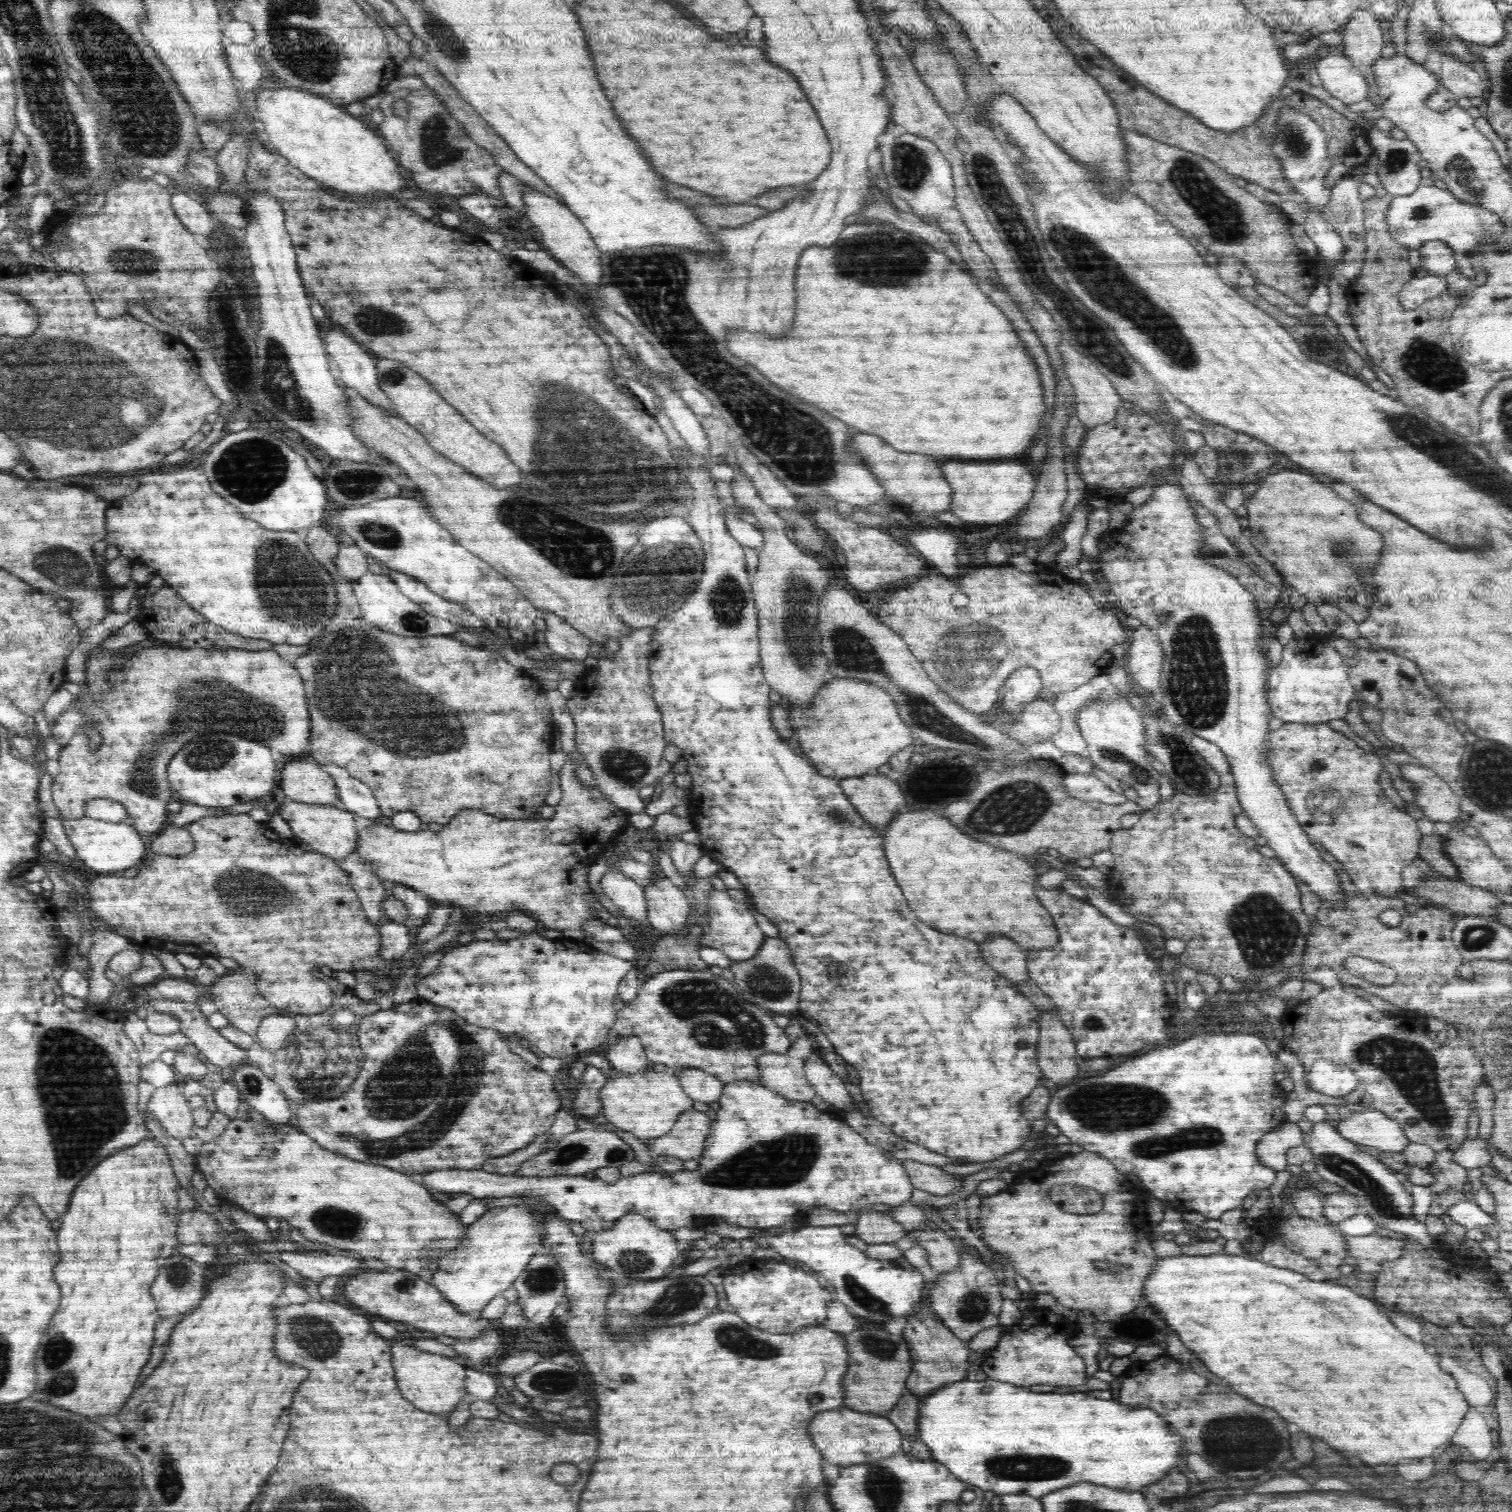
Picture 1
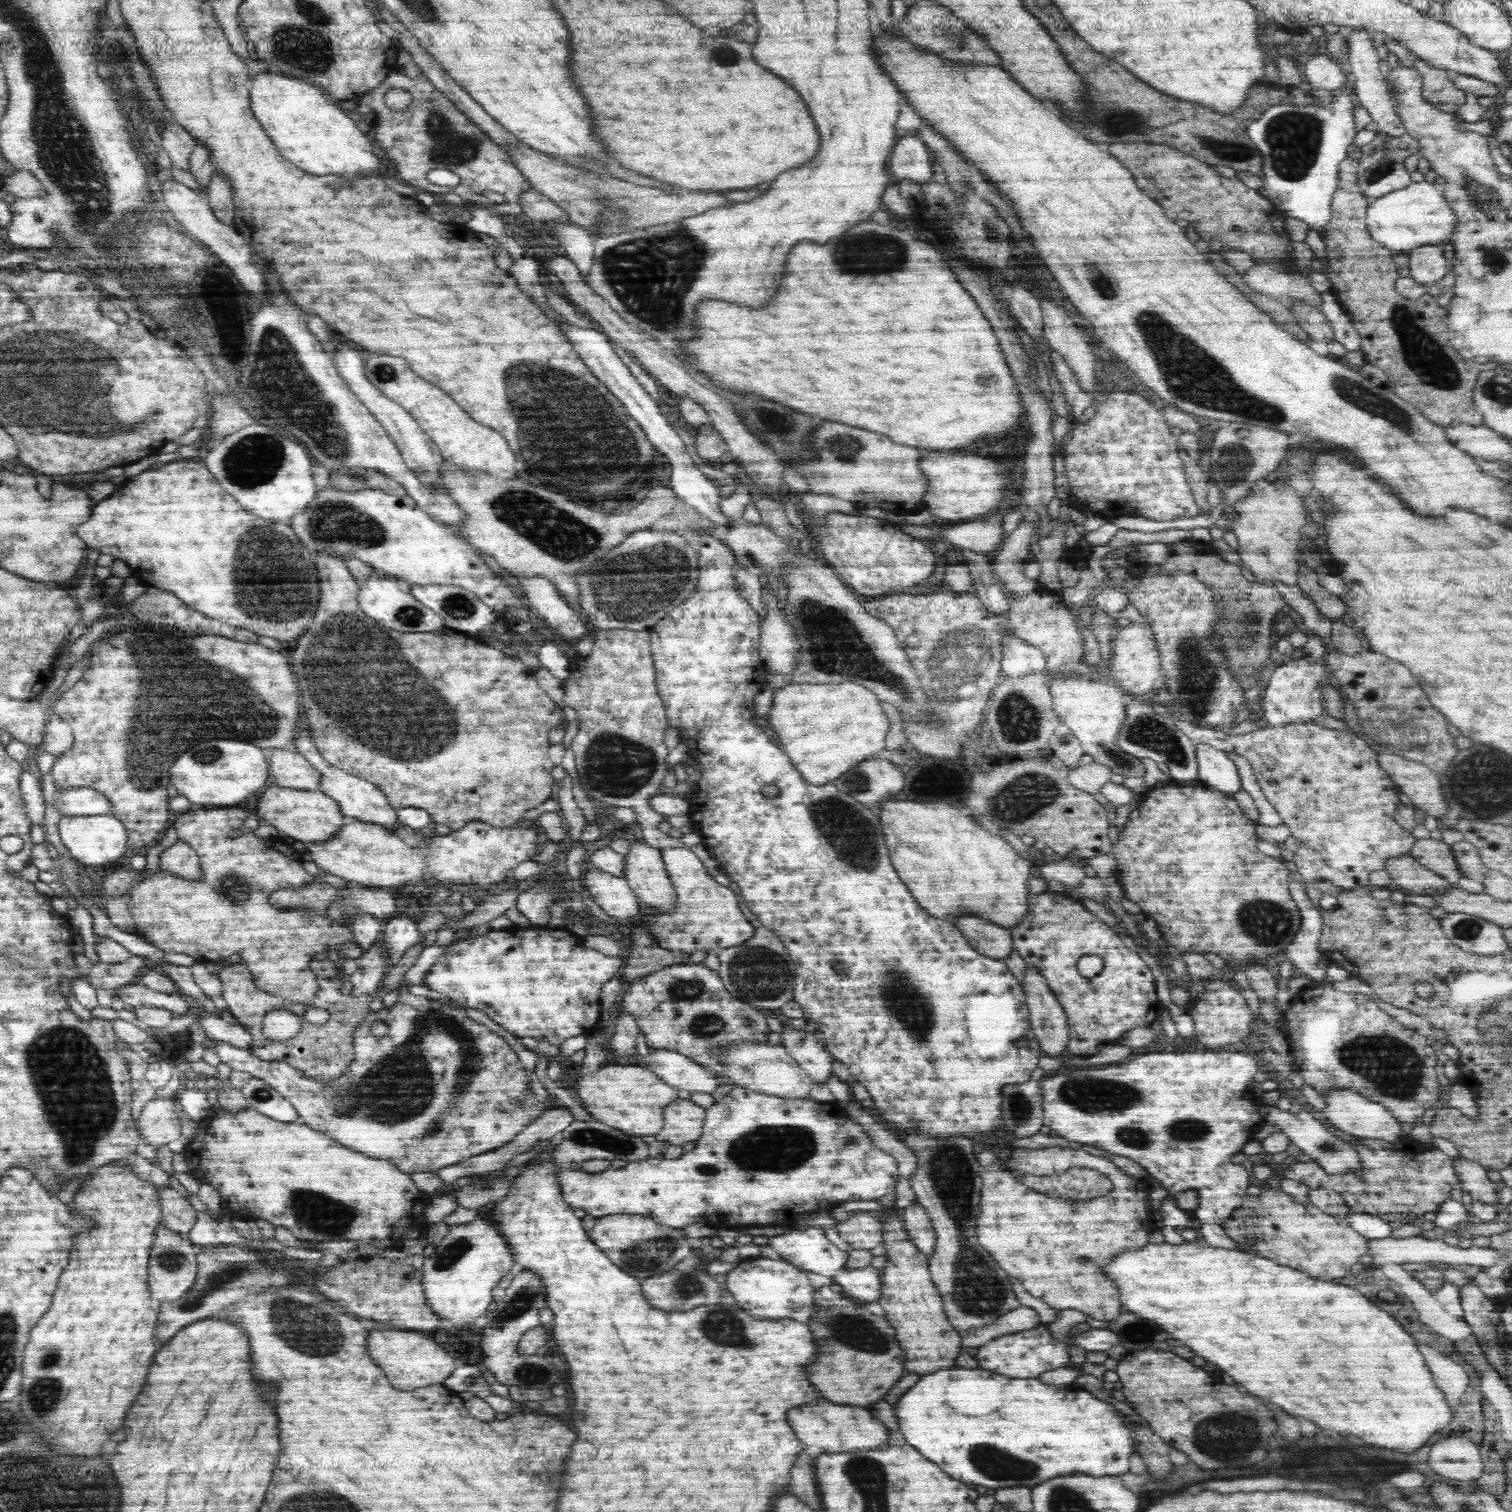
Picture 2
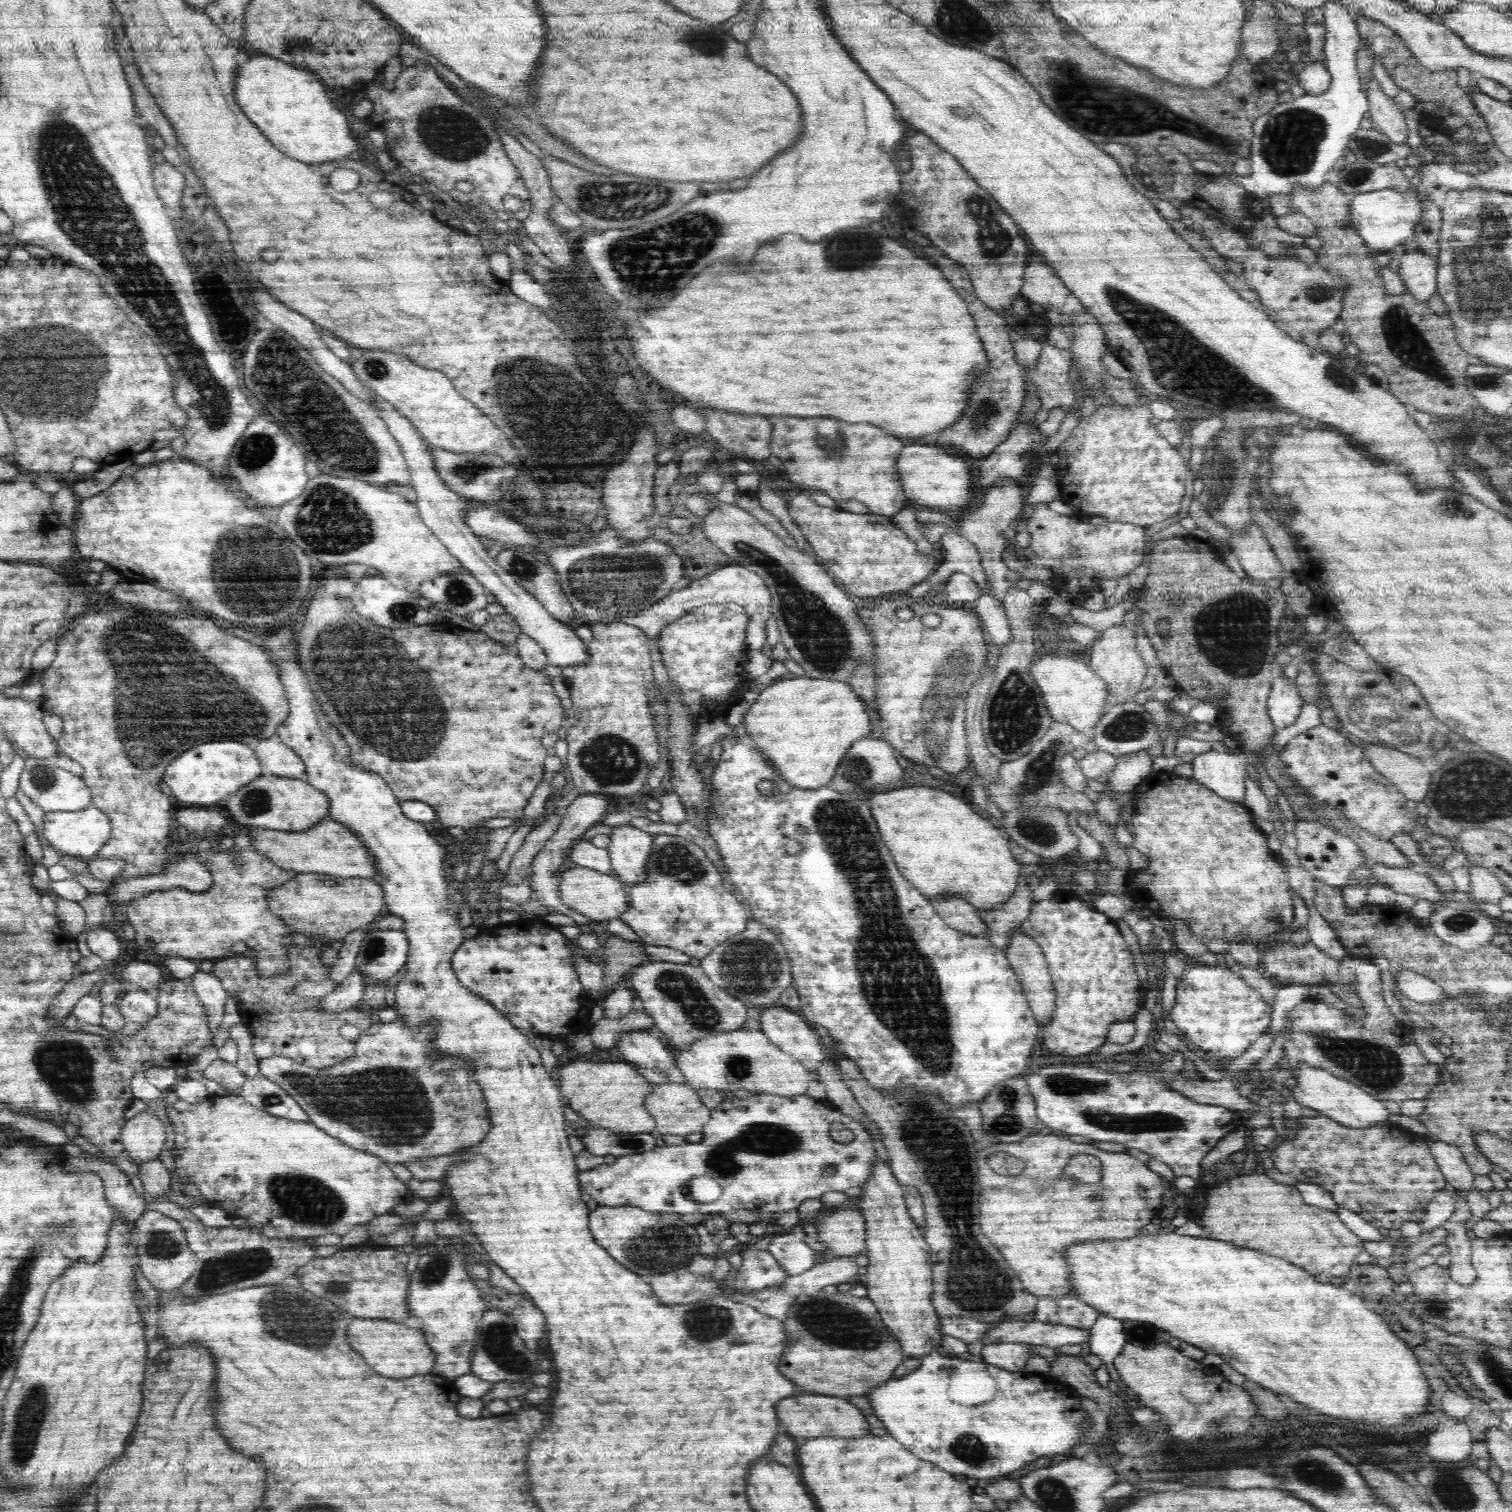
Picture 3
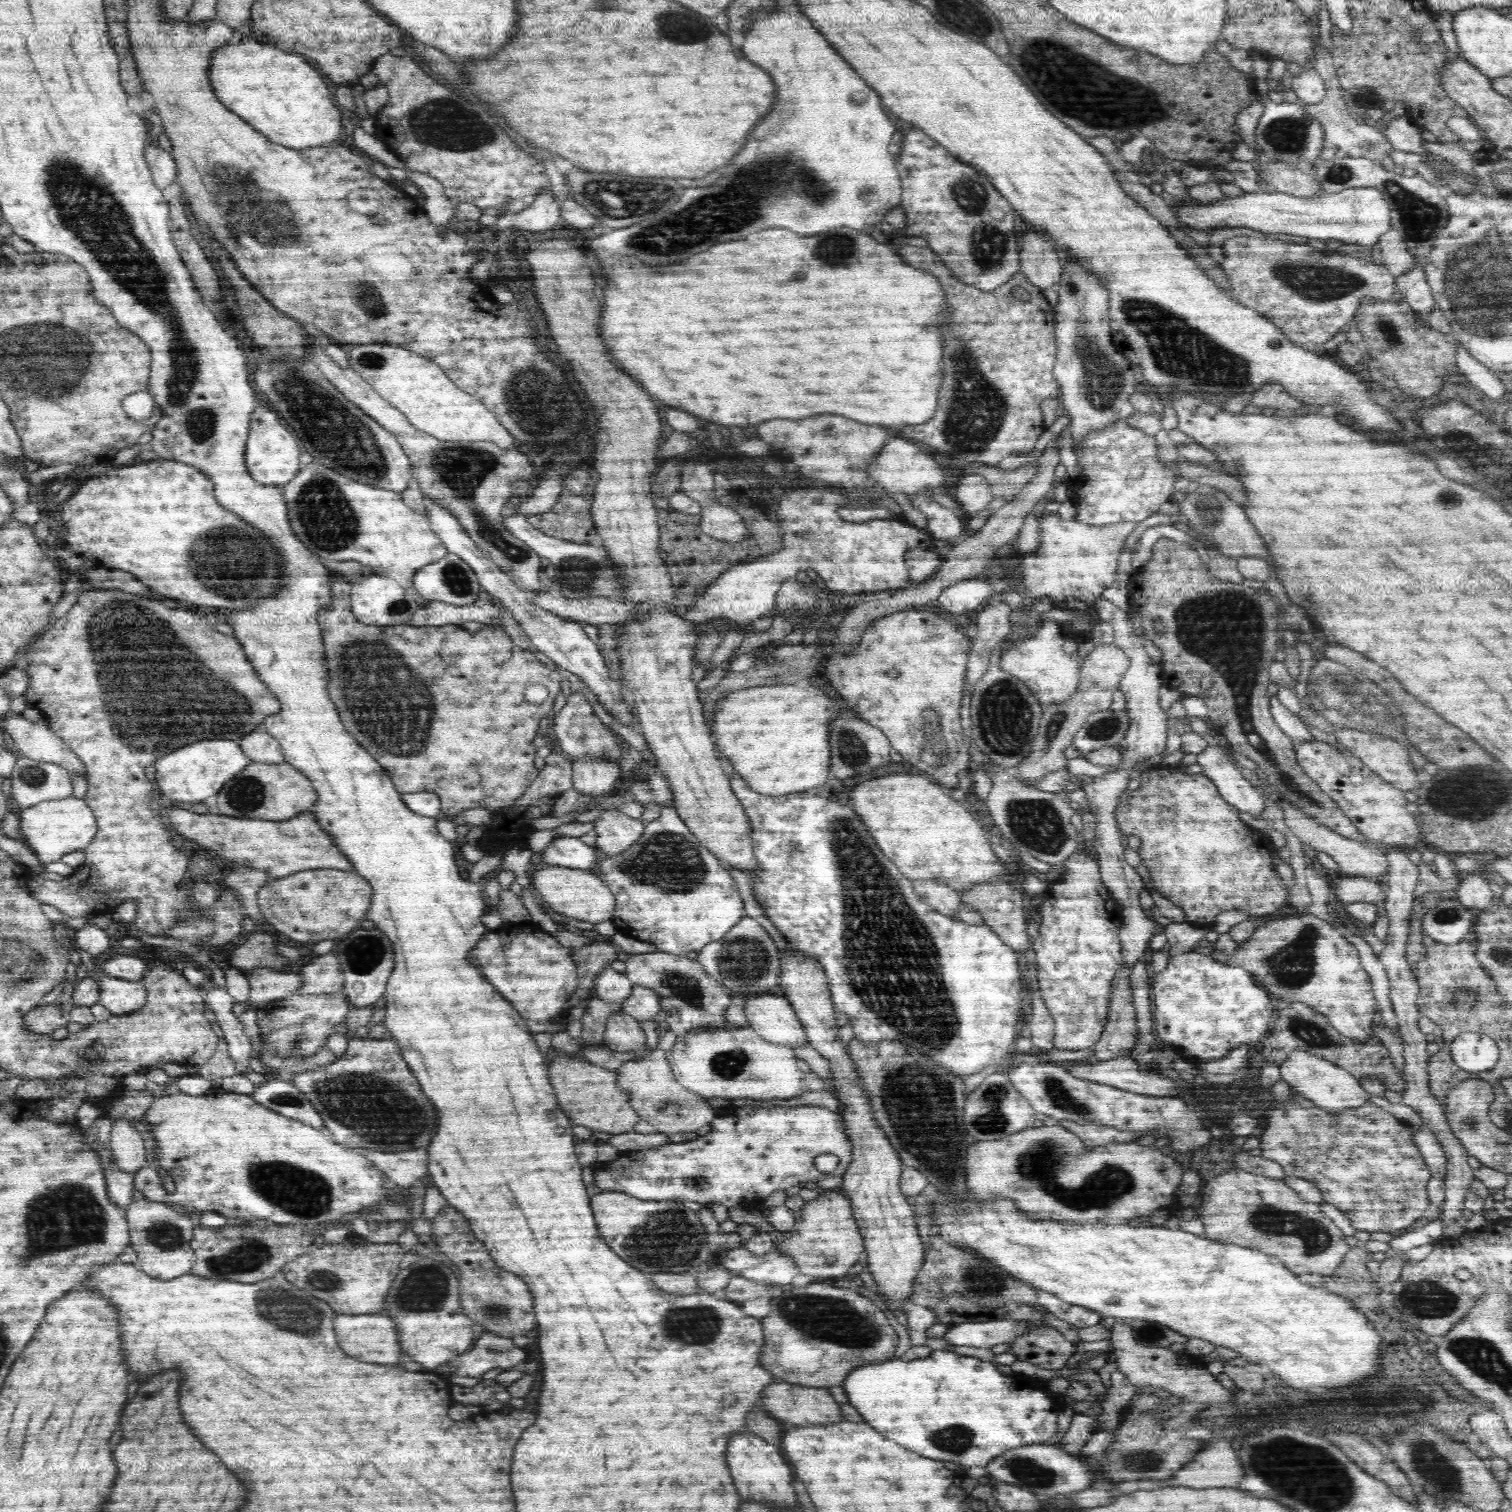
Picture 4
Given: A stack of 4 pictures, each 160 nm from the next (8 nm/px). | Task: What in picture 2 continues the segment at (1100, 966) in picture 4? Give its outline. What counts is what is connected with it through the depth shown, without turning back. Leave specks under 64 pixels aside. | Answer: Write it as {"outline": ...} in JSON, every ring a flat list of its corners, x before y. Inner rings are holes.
{"outline":[[1059,892,1029,893,1028,914,1018,926,1010,930,1015,950,1027,966,1037,968,1040,976,1046,978,1048,987,1065,1010,1068,1021,1068,1052,1080,1056,1098,1054,1106,1046,1116,1044,1116,1040,1120,1040,1124,1032,1140,1026,1149,1027,1156,1022,1163,1005,1156,995,1155,978,1149,960,1139,952,1127,948,1114,930,1088,911,1082,902],[1091,954,1102,958,1104,970,1092,978,1086,978,1078,973,1076,964,1082,956]]}

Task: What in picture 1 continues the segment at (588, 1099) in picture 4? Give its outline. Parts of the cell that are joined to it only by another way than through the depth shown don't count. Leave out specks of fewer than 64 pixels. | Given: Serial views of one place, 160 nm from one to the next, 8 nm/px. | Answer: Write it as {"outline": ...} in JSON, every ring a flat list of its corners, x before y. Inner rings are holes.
{"outline":[[651,1069,632,1076,618,1076,606,1082,606,1086,602,1086,599,1091,602,1120,621,1130,632,1132,642,1140,660,1138,666,1134,676,1124,676,1118,693,1108,694,1104,694,1100,682,1089,674,1072,657,1074]]}

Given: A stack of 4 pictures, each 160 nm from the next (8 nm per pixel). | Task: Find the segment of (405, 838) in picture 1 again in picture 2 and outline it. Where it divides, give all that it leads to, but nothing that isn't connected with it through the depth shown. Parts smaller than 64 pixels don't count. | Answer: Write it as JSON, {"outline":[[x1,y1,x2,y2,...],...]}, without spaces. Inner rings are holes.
{"outline":[[356,821,341,826,341,830,326,844,312,844,310,856,319,868,359,885,380,887,387,890,422,879,441,886,476,886,484,892,500,892,508,889,510,880,506,874,518,864,534,860,540,854,540,836,536,826,528,828,497,828,480,821,470,821,460,830,447,836,424,839,424,844,409,845,398,834,389,833,380,825]]}

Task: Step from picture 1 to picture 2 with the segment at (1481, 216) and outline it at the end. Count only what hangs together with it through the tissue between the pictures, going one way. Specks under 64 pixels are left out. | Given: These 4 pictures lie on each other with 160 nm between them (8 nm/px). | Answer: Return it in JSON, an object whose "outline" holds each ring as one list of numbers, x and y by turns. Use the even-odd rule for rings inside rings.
{"outline":[[1426,179,1372,199,1365,212,1367,232,1372,235,1372,240,1396,252,1409,252,1422,244,1441,246,1450,243,1457,226,1457,217,1444,200,1442,191]]}

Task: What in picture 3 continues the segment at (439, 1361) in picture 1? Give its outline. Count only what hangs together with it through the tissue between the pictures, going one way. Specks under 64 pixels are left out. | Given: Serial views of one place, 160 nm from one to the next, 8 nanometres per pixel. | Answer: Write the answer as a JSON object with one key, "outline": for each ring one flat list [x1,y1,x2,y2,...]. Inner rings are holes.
{"outline":[[354,1317,348,1322,346,1339,350,1347,372,1366,372,1370,388,1378,408,1379,416,1374,434,1373,432,1366,436,1362,436,1355,429,1348,420,1329,412,1327,410,1323]]}

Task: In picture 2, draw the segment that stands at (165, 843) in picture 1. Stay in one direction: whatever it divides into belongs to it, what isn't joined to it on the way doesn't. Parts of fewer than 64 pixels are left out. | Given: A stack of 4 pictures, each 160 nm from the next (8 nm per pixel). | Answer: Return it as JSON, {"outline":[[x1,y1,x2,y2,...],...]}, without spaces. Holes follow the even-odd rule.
{"outline":[[182,840,164,849,160,854,159,866,182,878,198,880,202,878,200,857,192,846]]}

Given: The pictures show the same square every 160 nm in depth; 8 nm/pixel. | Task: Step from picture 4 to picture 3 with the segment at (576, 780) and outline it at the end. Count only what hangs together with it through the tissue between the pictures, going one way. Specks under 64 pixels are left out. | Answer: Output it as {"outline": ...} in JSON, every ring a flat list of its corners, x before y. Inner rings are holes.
{"outline":[[581,792,581,794,571,802,570,806,561,813,561,823,559,824,557,832,535,856,534,862,531,864,532,872,528,877,528,883,534,892,534,896,538,898,538,902,546,906,551,913,570,916,570,918,584,930,587,928,587,925,592,922,592,919,569,908,568,905,565,905,560,900,560,893,557,892,557,875,560,874,560,870,570,866,568,856,570,856,572,846,582,839,583,835,588,832,588,829,593,828,607,815,606,809,607,803,603,794]]}

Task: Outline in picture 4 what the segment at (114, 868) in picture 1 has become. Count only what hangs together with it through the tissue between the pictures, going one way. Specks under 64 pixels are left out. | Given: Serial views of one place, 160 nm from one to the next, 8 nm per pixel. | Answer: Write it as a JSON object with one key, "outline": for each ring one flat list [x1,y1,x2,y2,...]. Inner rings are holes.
{"outline":[[70,796,70,798,56,798,24,808,22,812,22,838,34,848,38,860,41,864,60,861,60,856,85,850,91,846,97,834,96,815,88,806,85,799]]}

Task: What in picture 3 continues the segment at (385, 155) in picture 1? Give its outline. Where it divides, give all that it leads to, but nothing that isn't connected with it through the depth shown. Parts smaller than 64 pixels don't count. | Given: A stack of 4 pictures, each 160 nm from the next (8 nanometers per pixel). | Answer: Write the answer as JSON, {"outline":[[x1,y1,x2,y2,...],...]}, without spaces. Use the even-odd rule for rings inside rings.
{"outline":[[254,56,250,62,236,70,233,79,233,92,236,104,244,114,264,133,264,136,288,158,300,162,334,162,334,160,348,159,354,152,358,152,358,137,350,130,346,116,332,103,326,86,320,78,307,69,282,62,280,59,268,56]]}

